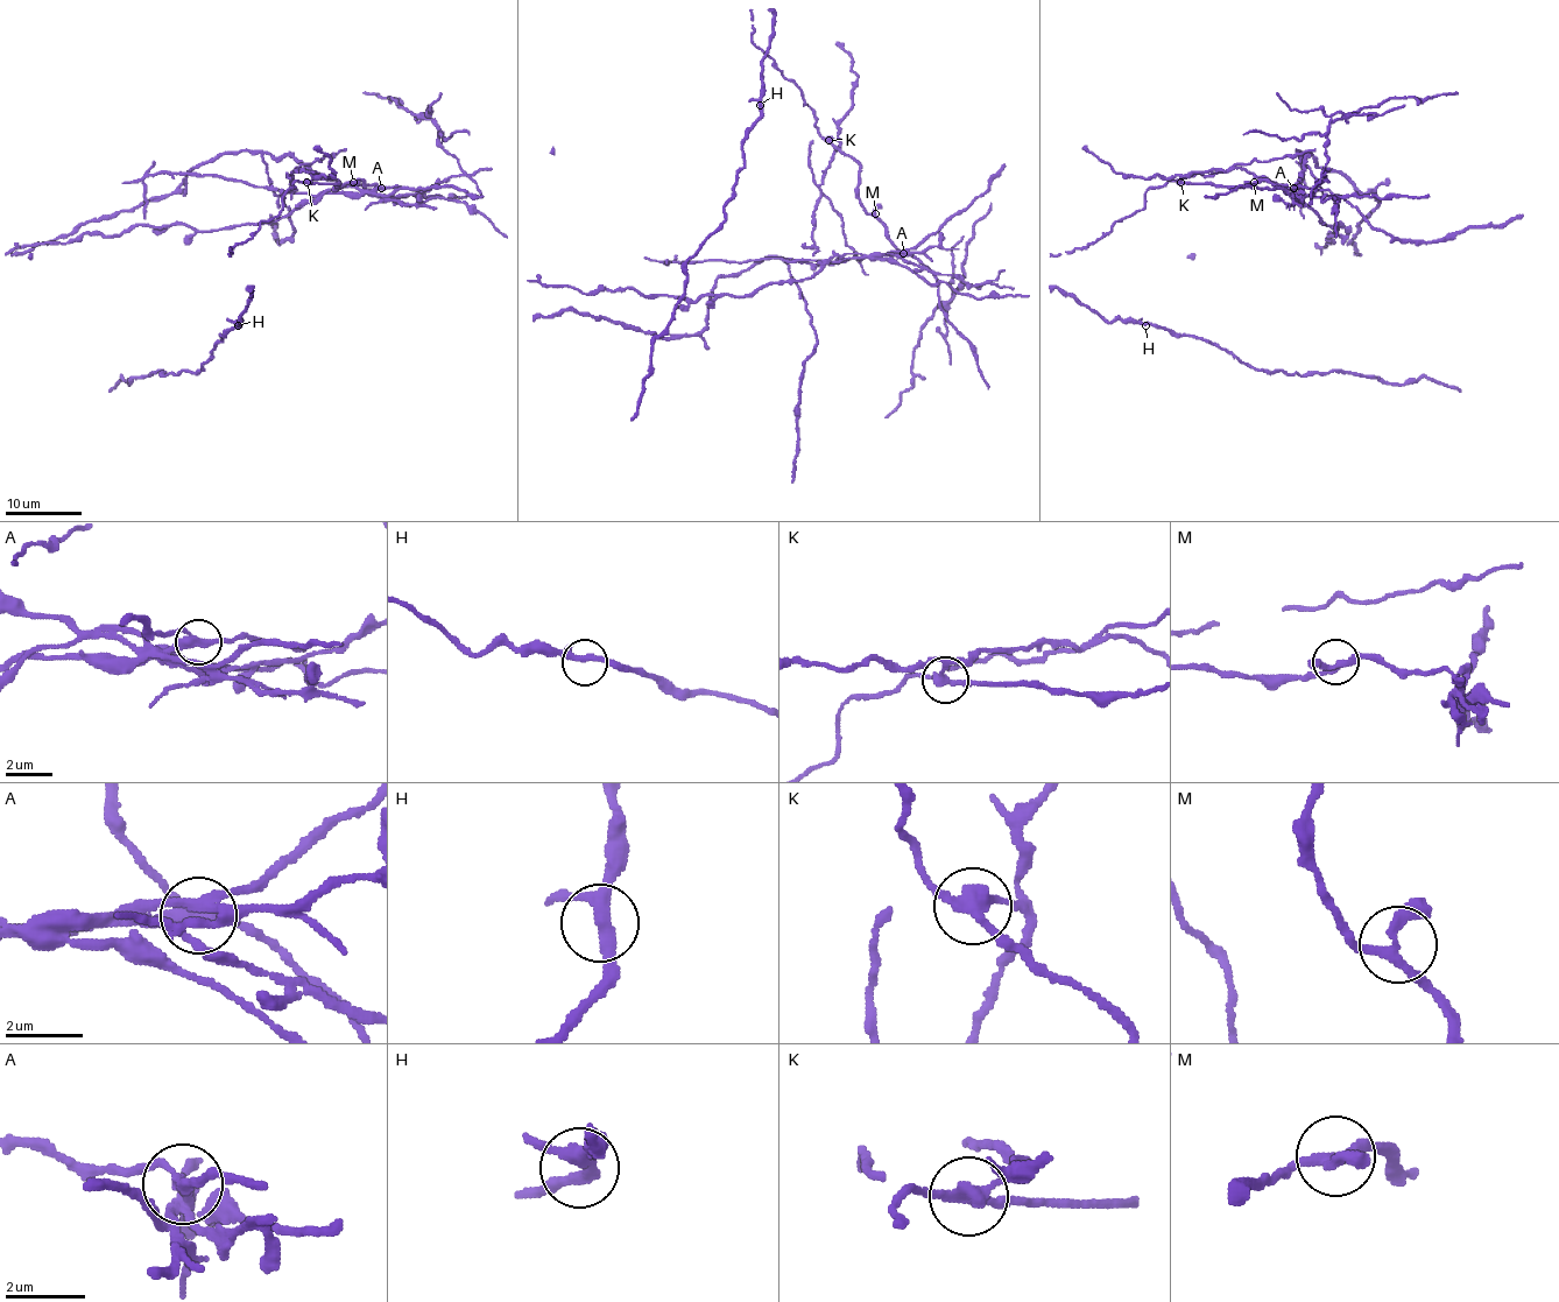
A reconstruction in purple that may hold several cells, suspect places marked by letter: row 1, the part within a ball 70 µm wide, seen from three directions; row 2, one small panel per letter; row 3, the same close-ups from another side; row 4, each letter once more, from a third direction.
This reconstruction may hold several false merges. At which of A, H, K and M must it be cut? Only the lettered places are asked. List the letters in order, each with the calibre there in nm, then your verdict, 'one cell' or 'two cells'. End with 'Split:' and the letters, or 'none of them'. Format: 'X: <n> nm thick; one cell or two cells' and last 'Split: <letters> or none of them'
A: 280 nm thick; two cells
H: 260 nm thick; one cell
K: 280 nm thick; two cells
M: 240 nm thick; one cell
Split: A, K

